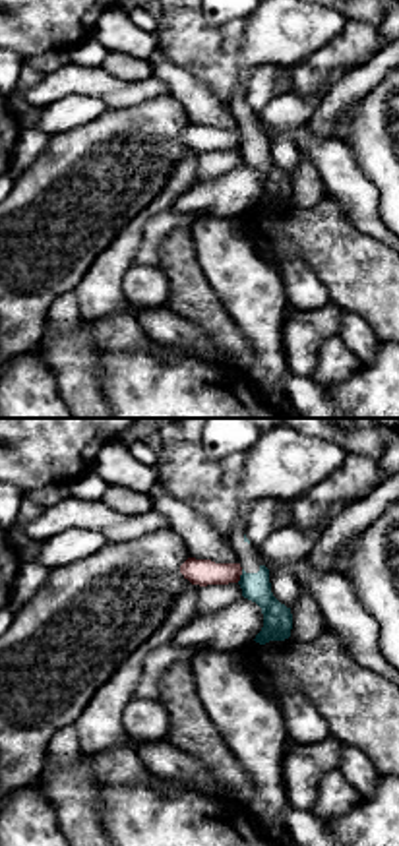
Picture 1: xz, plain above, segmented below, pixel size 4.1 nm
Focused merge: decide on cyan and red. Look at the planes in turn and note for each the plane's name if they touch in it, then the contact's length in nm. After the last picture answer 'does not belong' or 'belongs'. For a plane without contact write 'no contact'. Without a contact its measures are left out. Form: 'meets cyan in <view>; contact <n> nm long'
meets cyan in xz; contact 60 nm long

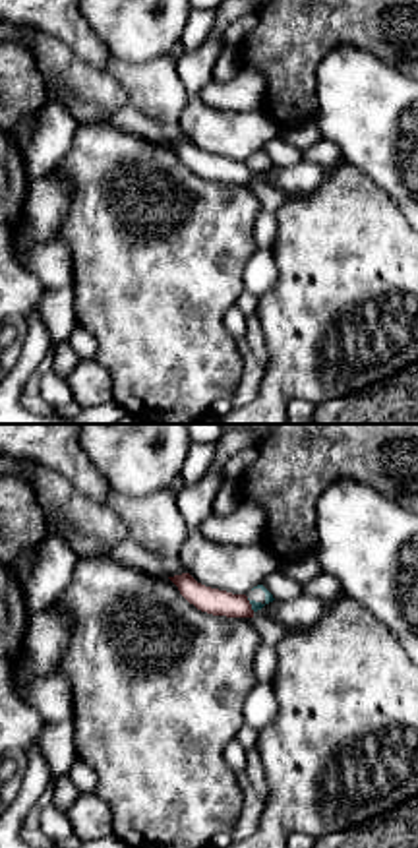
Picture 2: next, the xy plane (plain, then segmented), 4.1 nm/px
meets cyan in xy; contact 70 nm long

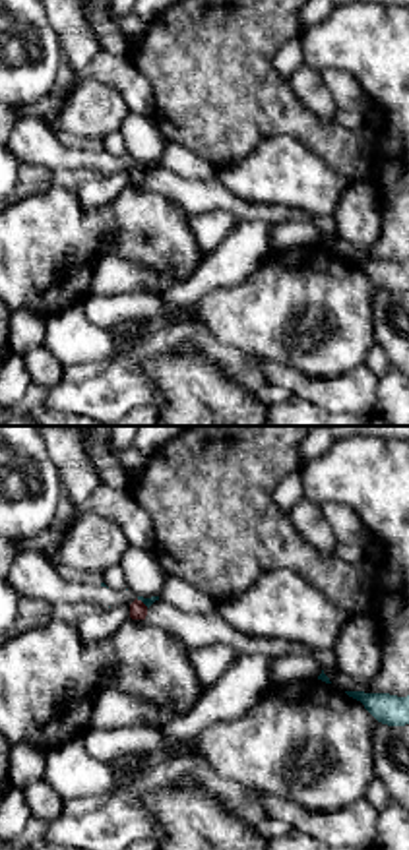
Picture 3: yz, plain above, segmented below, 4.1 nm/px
meets cyan in yz; contact 70 nm long

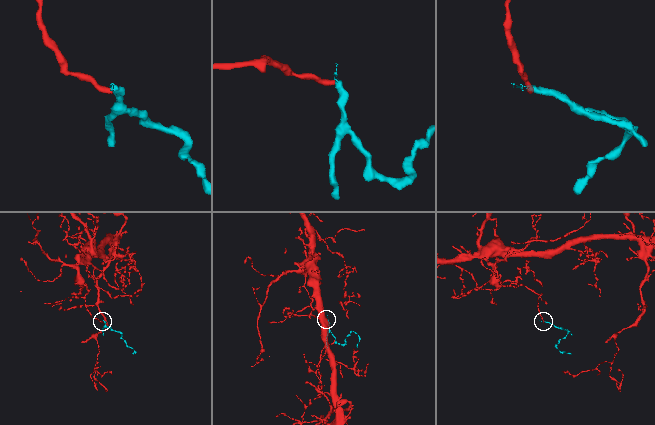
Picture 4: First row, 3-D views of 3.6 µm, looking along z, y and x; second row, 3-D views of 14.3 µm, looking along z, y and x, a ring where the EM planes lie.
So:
does not belong

